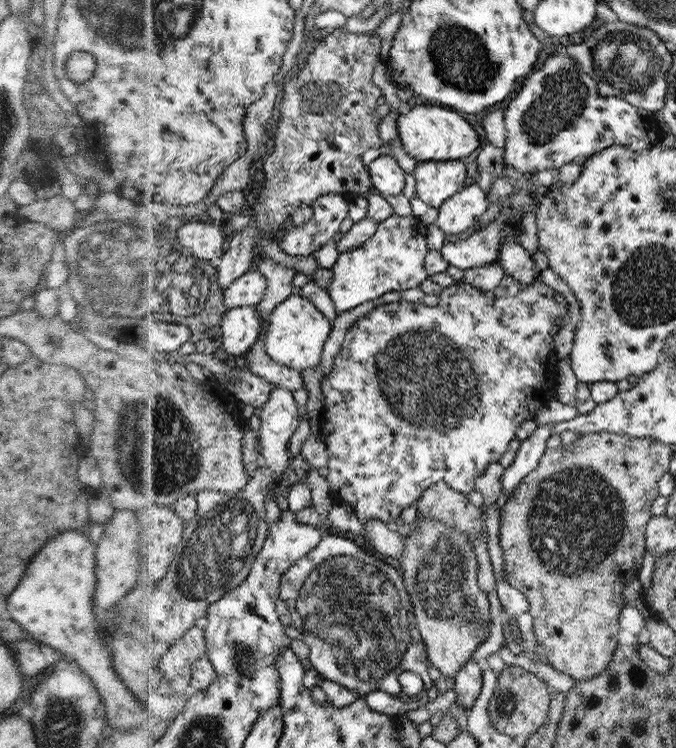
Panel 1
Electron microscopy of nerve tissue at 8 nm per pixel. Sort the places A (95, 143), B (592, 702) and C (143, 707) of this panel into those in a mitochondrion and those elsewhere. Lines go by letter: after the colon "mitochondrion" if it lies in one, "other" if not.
A: other
B: other
C: other

